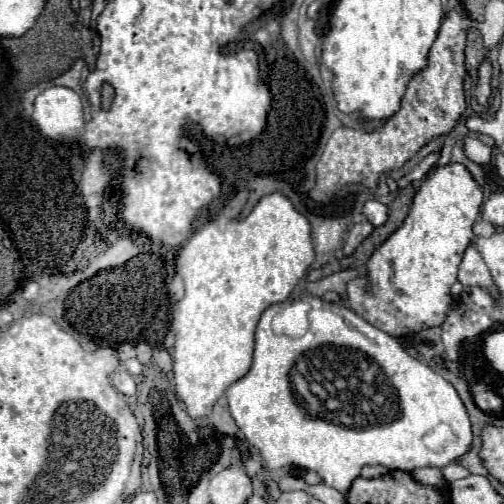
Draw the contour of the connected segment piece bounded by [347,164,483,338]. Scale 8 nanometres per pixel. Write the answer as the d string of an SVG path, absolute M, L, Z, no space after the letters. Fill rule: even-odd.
M463 164L435 168L413 198L409 216L369 258L367 274L347 282L347 306L383 332L401 338L441 326L451 310L451 286L463 250L473 240L473 222L479 216L483 192Z

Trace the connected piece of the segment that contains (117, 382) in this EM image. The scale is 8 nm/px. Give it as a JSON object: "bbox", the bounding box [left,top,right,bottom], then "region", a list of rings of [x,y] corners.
{"bbox":[113,370,135,396],"region":[[[117,370],[117,372],[113,374],[113,386],[115,386],[117,392],[121,392],[121,394],[125,394],[125,396],[133,396],[133,394],[135,394],[135,380],[133,380],[133,376],[131,376],[129,372],[125,372],[125,370]]]}

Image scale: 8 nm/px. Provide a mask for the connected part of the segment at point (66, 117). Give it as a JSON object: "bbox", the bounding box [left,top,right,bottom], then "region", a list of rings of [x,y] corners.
{"bbox":[33,86,83,142],"region":[[[51,86],[35,98],[33,106],[33,120],[45,138],[77,142],[83,136],[83,104],[75,90]]]}

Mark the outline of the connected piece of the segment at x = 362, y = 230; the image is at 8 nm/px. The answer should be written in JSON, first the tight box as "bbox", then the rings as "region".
{"bbox":[343,222,373,254],"region":[[[359,222],[359,224],[355,224],[351,230],[349,230],[349,234],[347,234],[347,240],[345,240],[345,248],[343,248],[343,252],[345,254],[353,254],[353,250],[373,232],[373,224],[371,222]]]}

